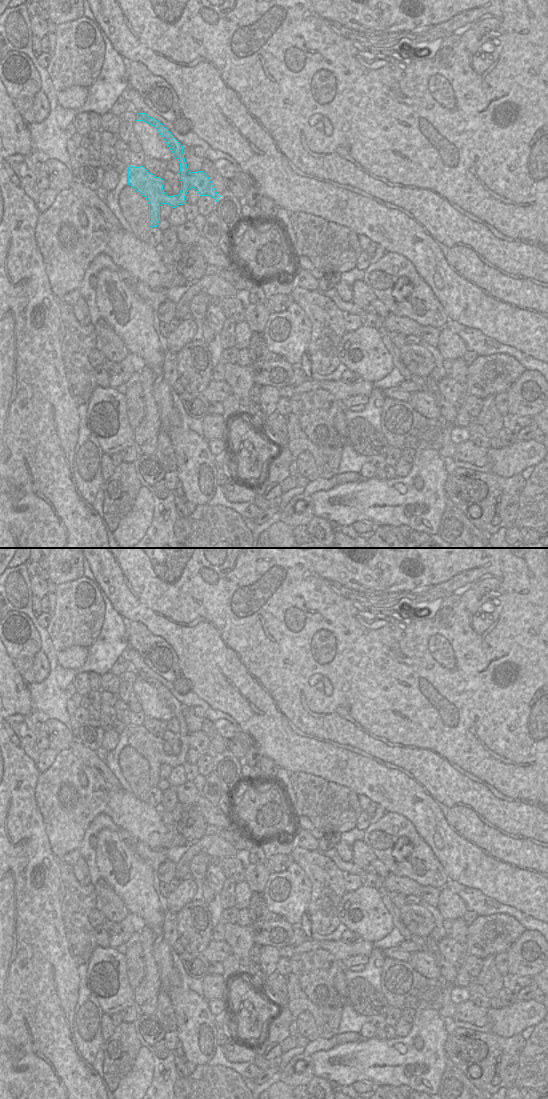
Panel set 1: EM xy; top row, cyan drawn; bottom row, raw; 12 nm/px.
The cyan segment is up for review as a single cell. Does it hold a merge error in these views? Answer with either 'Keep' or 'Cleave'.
Keep.

